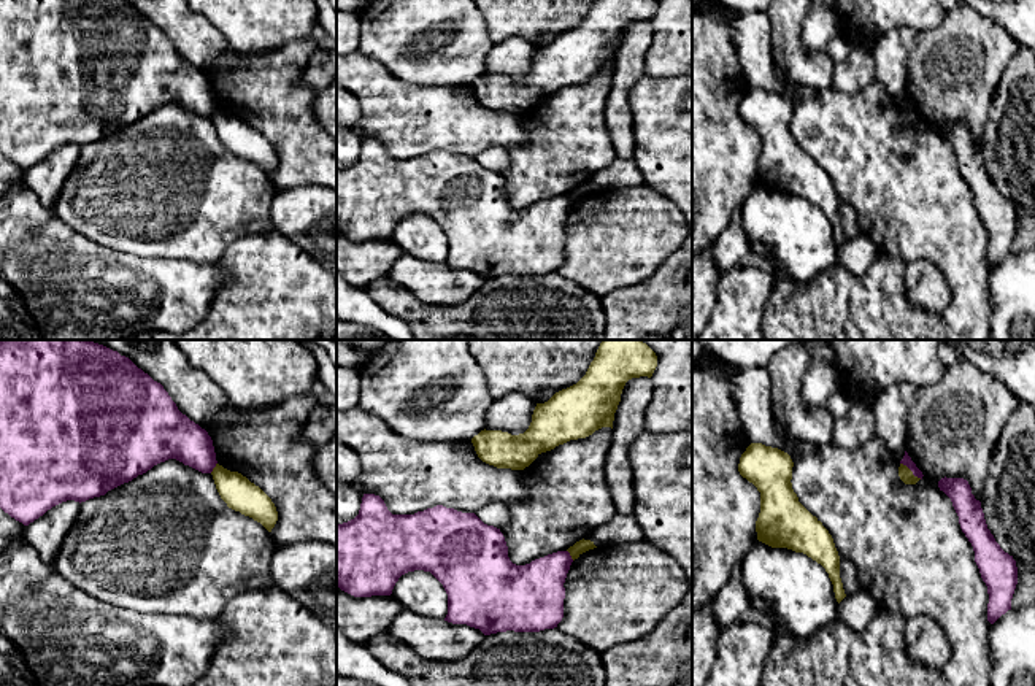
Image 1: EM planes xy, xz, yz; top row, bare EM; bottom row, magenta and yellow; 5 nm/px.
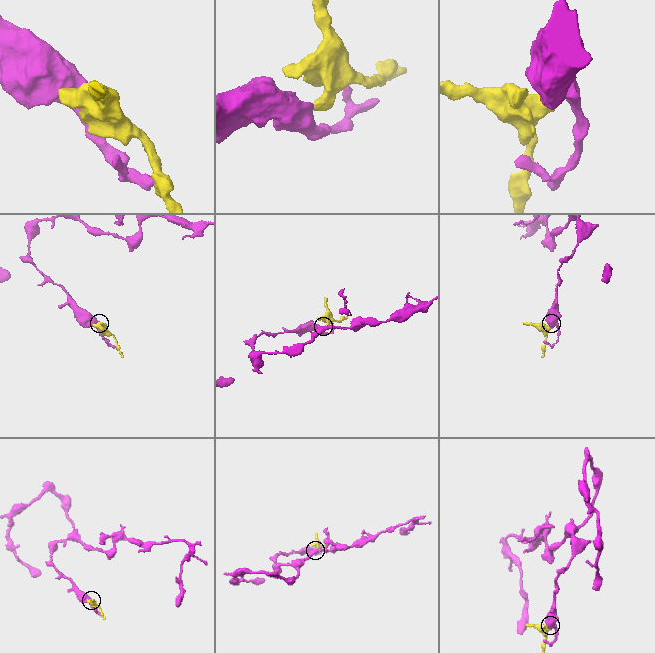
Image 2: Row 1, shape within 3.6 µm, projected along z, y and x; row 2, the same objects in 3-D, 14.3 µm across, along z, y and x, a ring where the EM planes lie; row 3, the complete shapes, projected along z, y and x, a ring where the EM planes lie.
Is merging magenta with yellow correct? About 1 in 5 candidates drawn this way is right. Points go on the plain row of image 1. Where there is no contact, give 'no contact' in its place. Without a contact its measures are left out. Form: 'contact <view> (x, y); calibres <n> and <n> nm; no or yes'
contact yz (911, 115); calibres 50 and 70 nm; no

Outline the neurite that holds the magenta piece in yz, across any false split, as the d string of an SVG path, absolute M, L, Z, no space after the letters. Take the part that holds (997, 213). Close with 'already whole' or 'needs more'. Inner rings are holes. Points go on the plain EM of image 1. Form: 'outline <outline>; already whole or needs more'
outline M945 121L938 125L938 132L951 143L960 173L973 191L975 206L989 238L987 265L994 268L1011 254L1018 229L1016 205L1000 192L987 173L981 146L972 138L967 124Z; already whole

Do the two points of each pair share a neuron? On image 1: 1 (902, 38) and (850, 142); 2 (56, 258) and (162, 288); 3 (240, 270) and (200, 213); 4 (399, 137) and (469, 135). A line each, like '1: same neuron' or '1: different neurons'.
1: different neurons
2: same neuron
3: different neurons
4: same neuron

